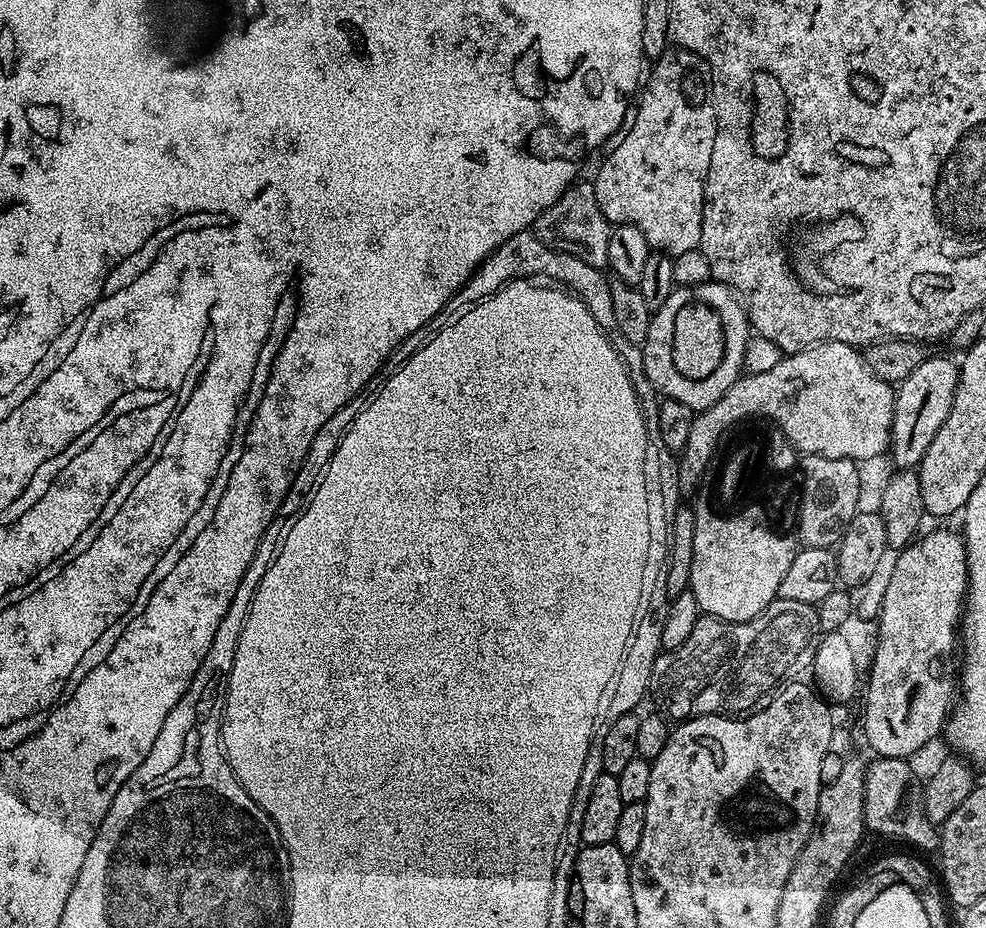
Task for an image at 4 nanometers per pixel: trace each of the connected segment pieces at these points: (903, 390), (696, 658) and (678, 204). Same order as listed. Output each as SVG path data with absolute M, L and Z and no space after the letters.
M932 354L922 362L922 366L918 366L918 370L914 370L914 374L900 381L895 389L896 401L890 445L890 457L892 456L897 469L915 469L926 450L930 450L934 434L938 434L942 422L946 422L946 414L950 414L959 377L960 370L955 359L947 360L944 356Z
M777 598L770 602L770 606L766 606L766 610L762 610L762 614L744 624L730 624L717 616L701 615L700 620L694 622L690 638L686 638L686 642L682 642L682 646L673 652L664 652L654 662L650 692L653 697L656 695L658 703L664 704L663 715L669 721L683 722L693 716L736 718L751 713L773 690L779 689L785 682L795 681L799 672L813 667L816 647L822 639L816 609L815 604Z
M667 50L651 68L638 96L640 105L637 108L635 105L626 131L615 141L616 149L601 162L594 183L598 206L609 224L635 224L638 230L642 230L649 249L674 258L700 246L704 185L708 183L710 154L714 154L716 106L712 103L709 66L697 52Z

